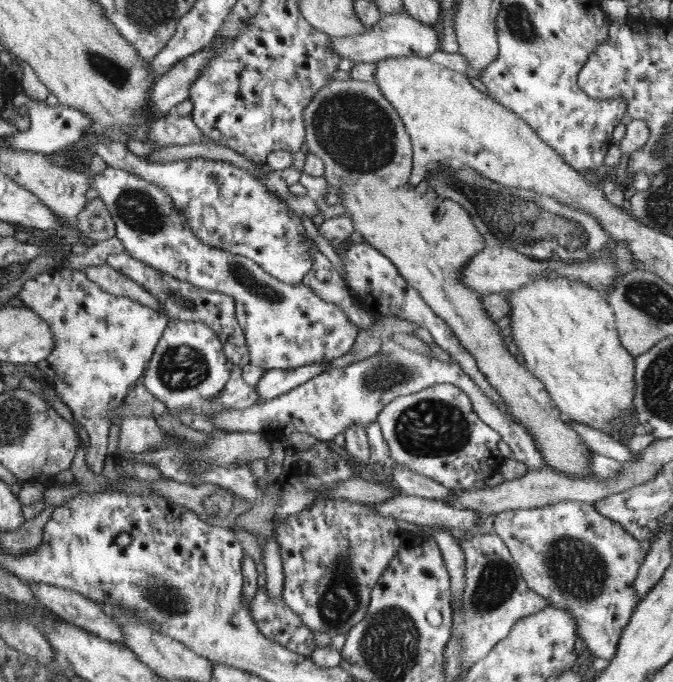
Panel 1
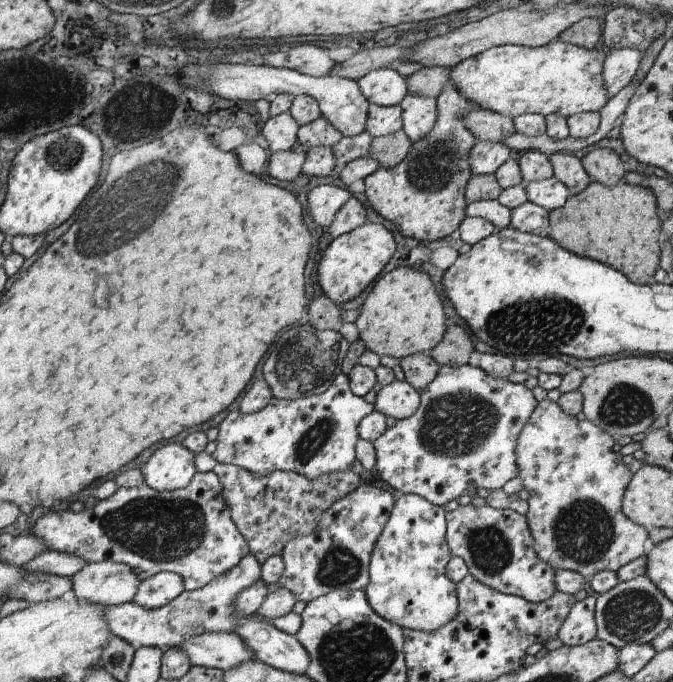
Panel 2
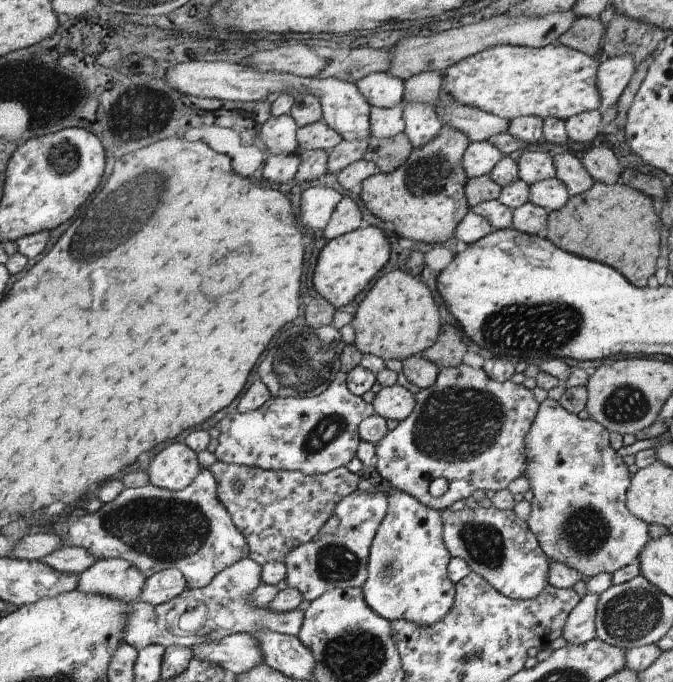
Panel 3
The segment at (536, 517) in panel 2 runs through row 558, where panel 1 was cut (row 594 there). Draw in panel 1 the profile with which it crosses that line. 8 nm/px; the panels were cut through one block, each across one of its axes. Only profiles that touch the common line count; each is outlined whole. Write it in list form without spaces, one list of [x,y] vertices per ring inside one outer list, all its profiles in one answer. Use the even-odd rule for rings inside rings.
[[[561,501],[545,507],[508,510],[495,514],[492,525],[493,532],[507,544],[527,586],[543,597],[547,605],[566,610],[573,617],[575,631],[591,655],[603,660],[613,658],[620,634],[639,602],[632,582],[647,547],[613,519],[601,516],[592,503],[587,502]]]

